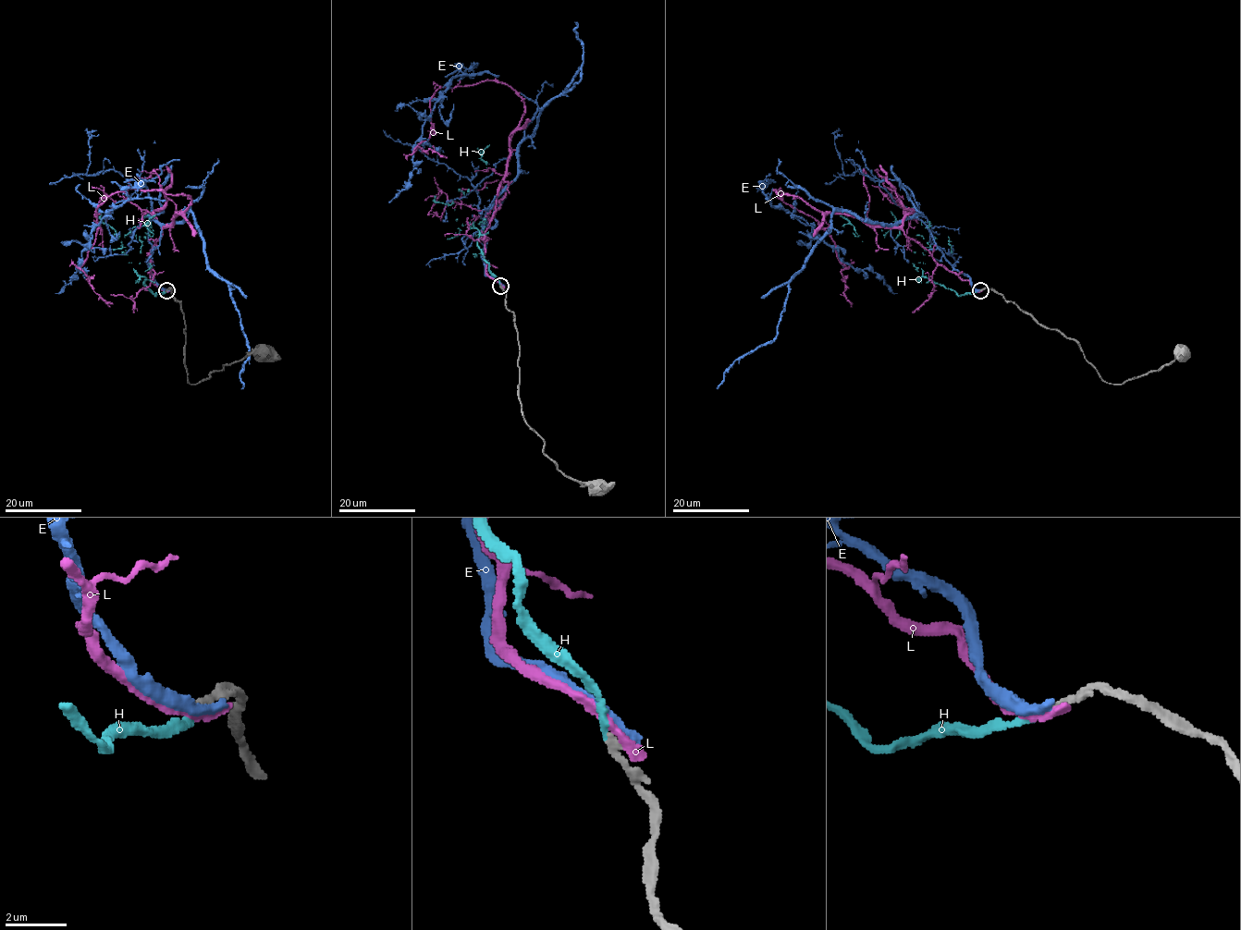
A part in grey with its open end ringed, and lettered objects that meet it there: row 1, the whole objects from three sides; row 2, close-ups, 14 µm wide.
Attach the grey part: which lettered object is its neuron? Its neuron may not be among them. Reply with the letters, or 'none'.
H

